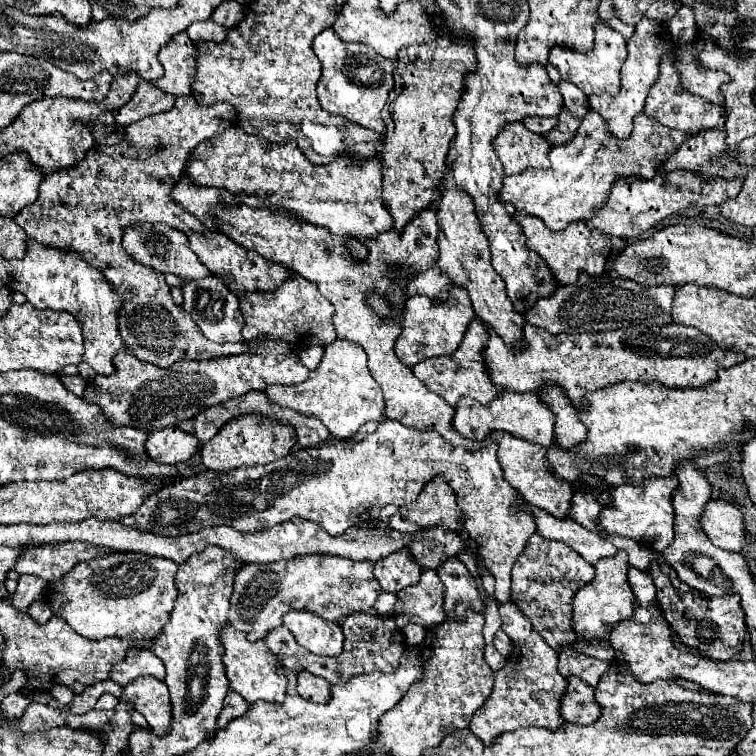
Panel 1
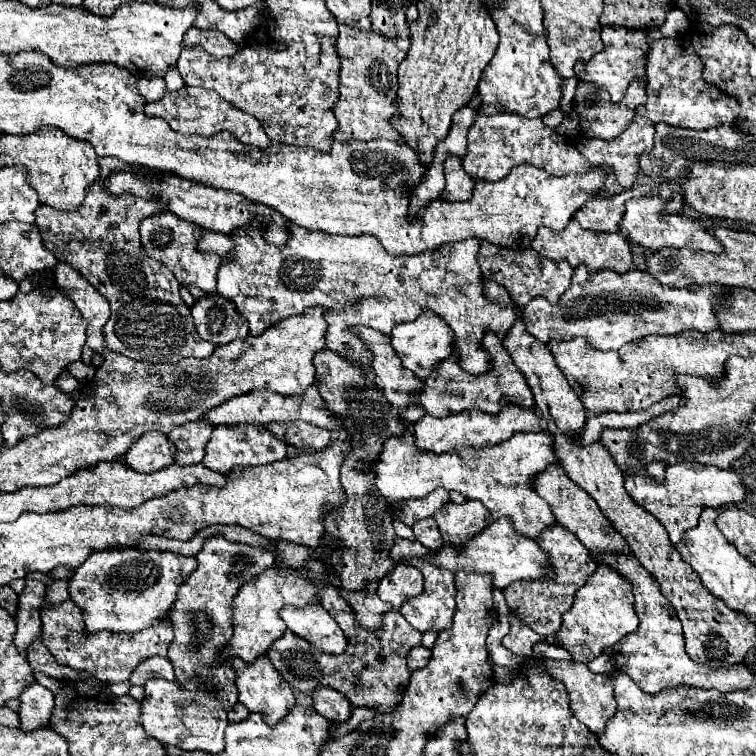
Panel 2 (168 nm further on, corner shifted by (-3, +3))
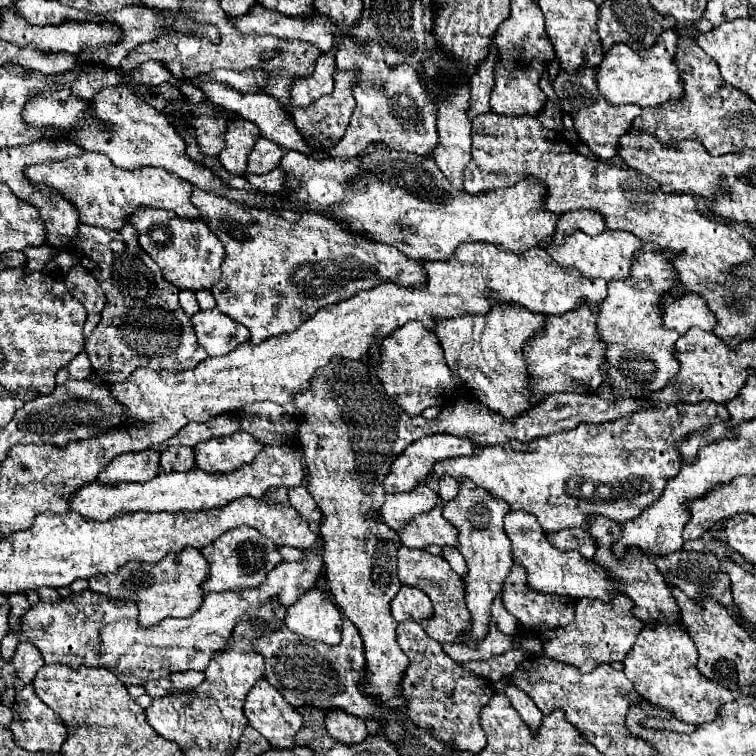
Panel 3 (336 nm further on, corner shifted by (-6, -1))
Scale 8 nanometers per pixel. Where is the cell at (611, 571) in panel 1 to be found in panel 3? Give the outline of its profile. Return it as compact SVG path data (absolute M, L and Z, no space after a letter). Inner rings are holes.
M612 595L610 601L600 601L600 599L580 599L576 605L576 619L562 627L562 629L552 629L546 635L546 629L538 631L538 637L542 639L544 645L544 655L570 663L578 667L582 673L588 673L596 669L602 663L612 663L612 661L622 661L626 653L632 649L636 643L636 637L644 623L632 613L632 601L626 595Z

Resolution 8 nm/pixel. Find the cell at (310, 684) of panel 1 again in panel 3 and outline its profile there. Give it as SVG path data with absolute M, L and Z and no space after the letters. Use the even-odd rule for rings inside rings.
M332 709L326 711L326 729L328 733L342 743L360 743L364 741L364 737L368 735L366 731L366 723L354 715L348 715L346 711L340 709Z

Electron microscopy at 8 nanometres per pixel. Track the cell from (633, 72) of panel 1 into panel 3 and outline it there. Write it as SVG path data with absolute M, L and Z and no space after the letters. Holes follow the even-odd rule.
M582 69L582 73L576 73L576 77L560 71L558 77L552 81L552 87L556 95L560 97L560 107L574 117L574 129L578 131L580 139L592 149L594 155L600 159L612 159L618 153L618 141L628 129L632 127L632 119L642 113L642 107L628 105L628 107L612 107L606 103L606 99L600 95L596 87L594 69Z

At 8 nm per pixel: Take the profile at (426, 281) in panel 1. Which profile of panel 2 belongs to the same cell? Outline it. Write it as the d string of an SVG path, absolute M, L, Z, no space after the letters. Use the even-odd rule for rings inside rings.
M253 221L245 225L245 229L239 229L237 233L229 235L233 239L233 253L229 257L223 257L221 269L217 273L217 295L229 299L239 315L247 319L249 323L249 333L259 335L271 325L303 313L303 309L313 307L313 305L325 305L331 311L325 315L327 319L327 347L335 353L339 353L345 359L351 359L353 363L359 365L371 365L373 363L373 353L369 347L361 341L361 337L355 333L353 327L365 325L373 327L385 335L391 333L391 329L397 323L403 321L413 321L417 319L425 309L433 311L439 315L451 329L453 329L453 355L457 357L457 363L463 371L469 375L483 375L493 369L489 353L483 349L483 337L487 331L495 333L501 341L513 327L513 323L519 317L519 307L515 303L503 305L497 301L491 301L483 293L483 275L477 263L477 253L479 253L479 241L477 239L467 239L459 241L453 245L443 245L433 251L425 251L419 255L401 255L393 257L389 255L383 245L377 241L373 235L359 235L359 237L349 237L349 235L329 235L321 231L309 231L301 229L293 223L289 223L289 241L285 249L277 249L261 237L261 229L253 229ZM359 301L359 305L353 309L353 303Z

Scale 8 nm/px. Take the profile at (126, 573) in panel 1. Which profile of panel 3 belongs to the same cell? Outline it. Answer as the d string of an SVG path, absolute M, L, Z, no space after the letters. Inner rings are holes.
M182 549L182 553L168 553L160 563L140 563L130 561L122 565L116 573L100 573L88 579L88 589L92 593L108 595L114 599L132 599L138 605L138 623L142 627L152 627L166 617L190 617L204 599L200 589L202 581L208 577L208 561L198 549Z

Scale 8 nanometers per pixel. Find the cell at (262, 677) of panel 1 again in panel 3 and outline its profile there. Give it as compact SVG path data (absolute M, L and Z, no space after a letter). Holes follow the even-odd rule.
M264 677L246 695L244 713L250 725L278 749L292 749L294 735L304 725L296 707L292 707Z

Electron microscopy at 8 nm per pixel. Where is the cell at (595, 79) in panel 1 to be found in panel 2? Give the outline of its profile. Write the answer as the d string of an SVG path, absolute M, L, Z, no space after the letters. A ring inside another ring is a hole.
M603 27L603 45L605 49L591 57L591 61L583 63L579 61L575 65L575 75L581 81L591 81L597 87L605 89L611 99L617 103L625 97L625 91L631 81L635 79L647 79L645 77L645 65L647 65L647 49L651 45L649 35L645 29L625 29L625 27Z

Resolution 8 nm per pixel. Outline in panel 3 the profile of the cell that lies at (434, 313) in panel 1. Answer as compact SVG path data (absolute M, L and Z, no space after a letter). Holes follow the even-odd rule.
M408 321L408 325L402 325L400 329L396 329L396 333L392 333L392 337L386 337L382 341L382 363L376 371L388 395L398 405L402 405L402 409L410 417L420 415L432 405L446 405L454 391L452 373L444 361L442 345L430 329L420 325L420 321Z

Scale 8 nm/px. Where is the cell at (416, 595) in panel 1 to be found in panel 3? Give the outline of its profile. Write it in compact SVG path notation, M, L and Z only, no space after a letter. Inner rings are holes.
M398 549L398 577L402 583L416 585L428 593L434 605L434 615L428 619L422 619L420 625L424 631L438 643L456 643L456 637L460 631L468 629L468 609L464 605L464 583L458 577L458 573L444 561L440 555L430 555L422 549Z

